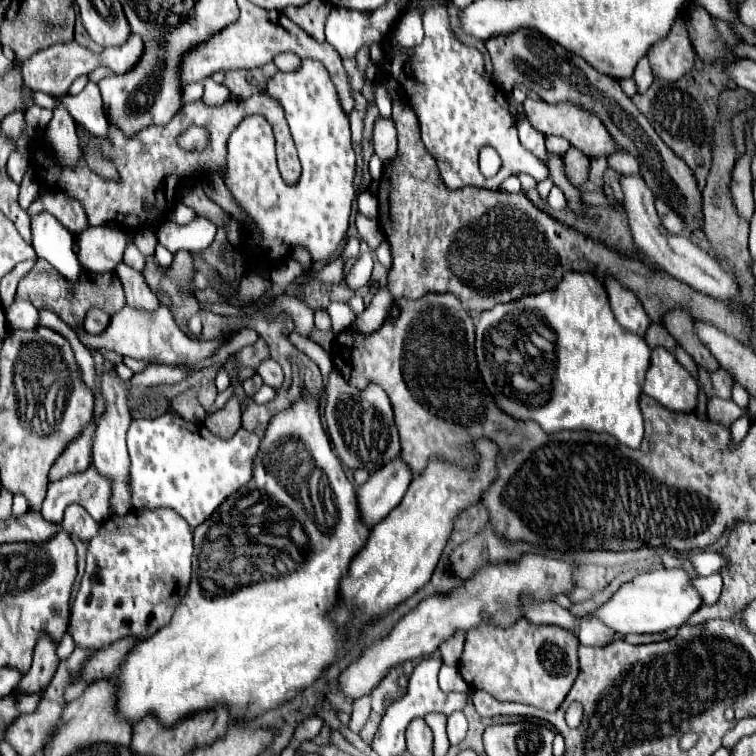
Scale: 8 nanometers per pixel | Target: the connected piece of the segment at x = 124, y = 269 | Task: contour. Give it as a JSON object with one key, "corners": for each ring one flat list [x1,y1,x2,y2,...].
{"corners":[[118,264,116,274,124,286,126,302,130,308,144,308,146,312,154,312,154,308,160,308,160,302,156,294,148,288,142,272,136,272,126,264]]}

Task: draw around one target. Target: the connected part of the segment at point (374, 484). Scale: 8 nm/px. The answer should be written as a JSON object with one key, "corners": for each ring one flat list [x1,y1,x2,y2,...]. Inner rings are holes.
{"corners":[[402,458,386,464,382,470,372,474,366,484,358,486,356,498,360,518,370,528,378,524,392,508,396,508,410,484,410,470]]}

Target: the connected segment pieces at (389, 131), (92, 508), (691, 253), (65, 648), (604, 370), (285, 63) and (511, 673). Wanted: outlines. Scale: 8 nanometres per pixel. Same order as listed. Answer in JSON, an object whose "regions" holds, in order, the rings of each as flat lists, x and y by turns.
{"regions":[[[378,116,374,122,374,152,380,156,382,162,390,162,396,156,396,128,392,118]],[[88,468,82,474,66,476,64,480,50,482,48,494,42,504,42,516,52,522,60,524,64,508,68,504,84,504,84,508,92,514,96,522,108,518,108,500,110,500,110,484,102,478,96,468]],[[628,174,628,176,620,176,620,186,624,192,624,210,628,214,628,224,630,224,630,232,634,238,634,246,636,252,644,258,648,258,650,264,654,264,656,268,668,272,670,276,690,284,692,288,698,288,700,292,714,296,714,298,742,298,740,288,736,286,734,278,720,266,720,262,710,256,708,250,702,250,698,244,694,244,688,236,674,236,668,234,664,230,664,226,660,224,660,218,656,214,654,208,654,194,650,192,650,188,646,186,646,182,642,180,640,174]],[[66,632,66,636,62,638,62,642,58,644,56,654,58,654,58,658,60,658,60,660,64,660,66,656,70,656,70,654,72,654,72,650,74,650,74,642,72,642,72,636,68,636,68,632]],[[568,272,554,290,536,296,524,296,516,302,498,304,492,310,482,312,476,322,474,352,478,370,484,370,482,380,486,390,492,396,504,396,504,412,508,416,518,420,536,420,548,434,562,430,606,432,628,448,640,448,644,437,644,420,638,408,638,394,642,392,650,348,640,336,624,330,616,322,608,304,608,296,592,274]],[[284,52,284,54,278,54,278,56,274,58,274,64,276,64,280,70,284,70,284,72,294,72,294,68,298,68,300,62,302,62,302,60,300,60,298,56,294,56,292,52]],[[490,616,484,618,488,620,466,634,466,646,460,658,460,674,468,682,468,686,474,690,486,690,502,702,524,702,542,710,556,710,578,676,578,636,574,632,566,632,564,628,554,628,548,624,536,626,526,622,524,618,510,628,498,628,496,624,492,624]]]}

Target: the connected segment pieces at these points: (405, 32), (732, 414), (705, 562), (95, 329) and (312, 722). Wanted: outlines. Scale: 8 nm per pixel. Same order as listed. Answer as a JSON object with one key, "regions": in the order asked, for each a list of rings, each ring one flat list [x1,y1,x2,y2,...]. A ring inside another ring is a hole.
{"regions":[[[414,10,414,12,408,12,404,14,396,28,392,30,392,34,396,36,396,40,406,46,406,48,412,48,412,46,418,46,424,38,424,28,422,28,422,18,420,14]],[[712,398,708,402,708,410,710,410,710,418,724,426,730,426,740,414,744,414,744,408,736,406,732,400,720,400,720,398]],[[698,552,692,558,692,566,696,568,696,572,700,576,710,576,710,574,718,572,724,564,726,564,726,560,716,552]],[[92,308,86,314,86,322,84,322,84,330,88,334,102,334,106,330,106,324,110,324,110,314,106,314,104,310]],[[308,718,308,720,304,720,304,722,296,728,294,738,292,738,290,742,306,742,306,740,312,740,312,738,316,738,316,734,320,732,320,728,322,728,322,720,320,720,320,718]]]}

